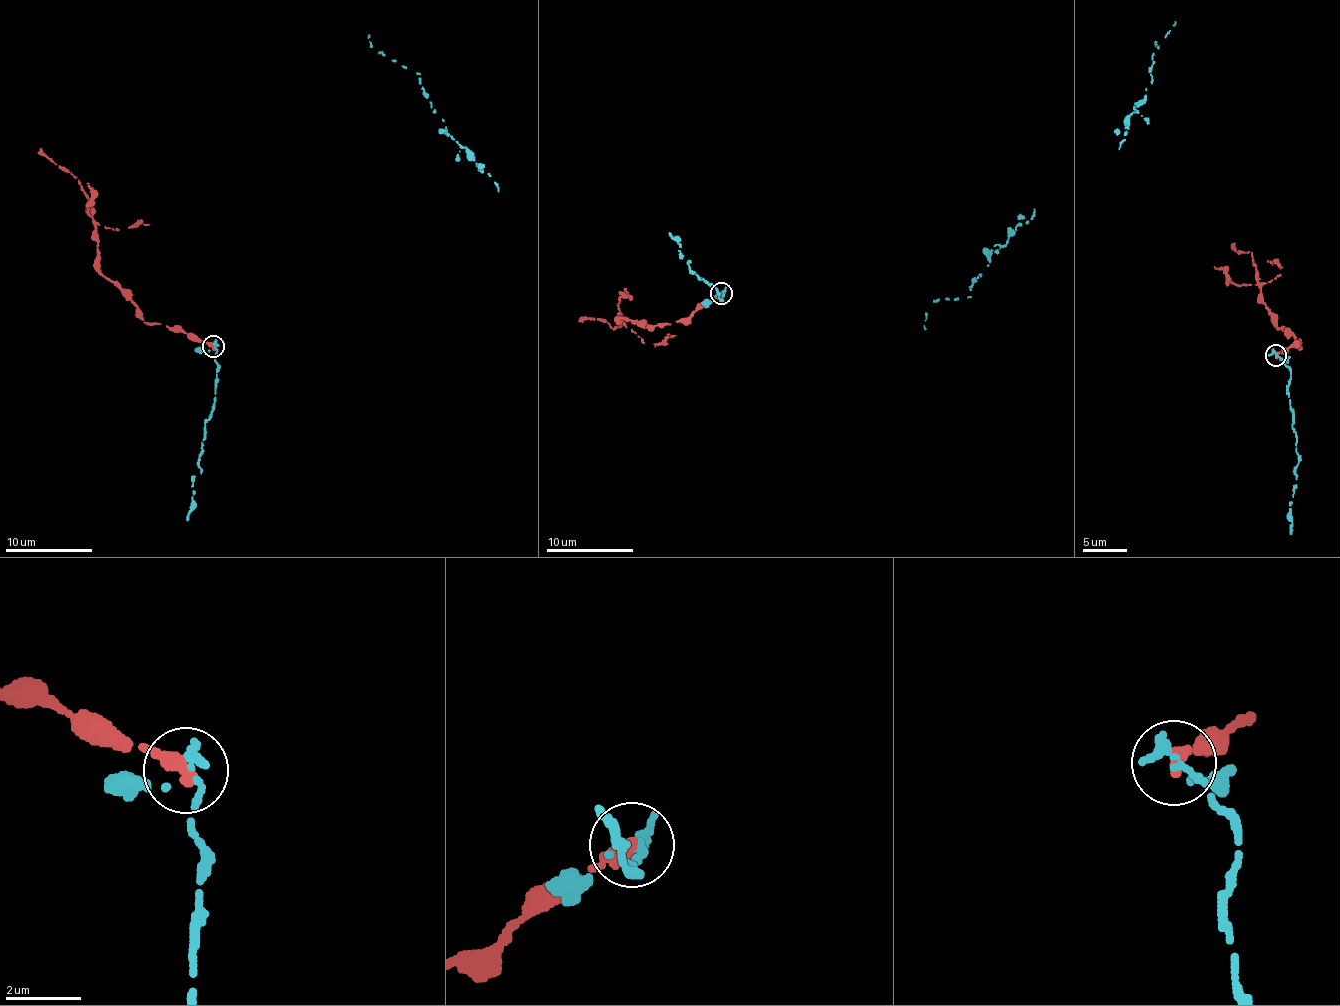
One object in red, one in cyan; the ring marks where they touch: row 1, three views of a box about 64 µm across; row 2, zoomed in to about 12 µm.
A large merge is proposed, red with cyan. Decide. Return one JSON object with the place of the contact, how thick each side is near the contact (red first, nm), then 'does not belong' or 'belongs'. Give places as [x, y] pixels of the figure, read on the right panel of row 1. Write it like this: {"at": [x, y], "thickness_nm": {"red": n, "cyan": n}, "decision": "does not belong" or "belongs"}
{"at": [1276, 355], "thickness_nm": {"red": 440, "cyan": 320}, "decision": "does not belong"}

